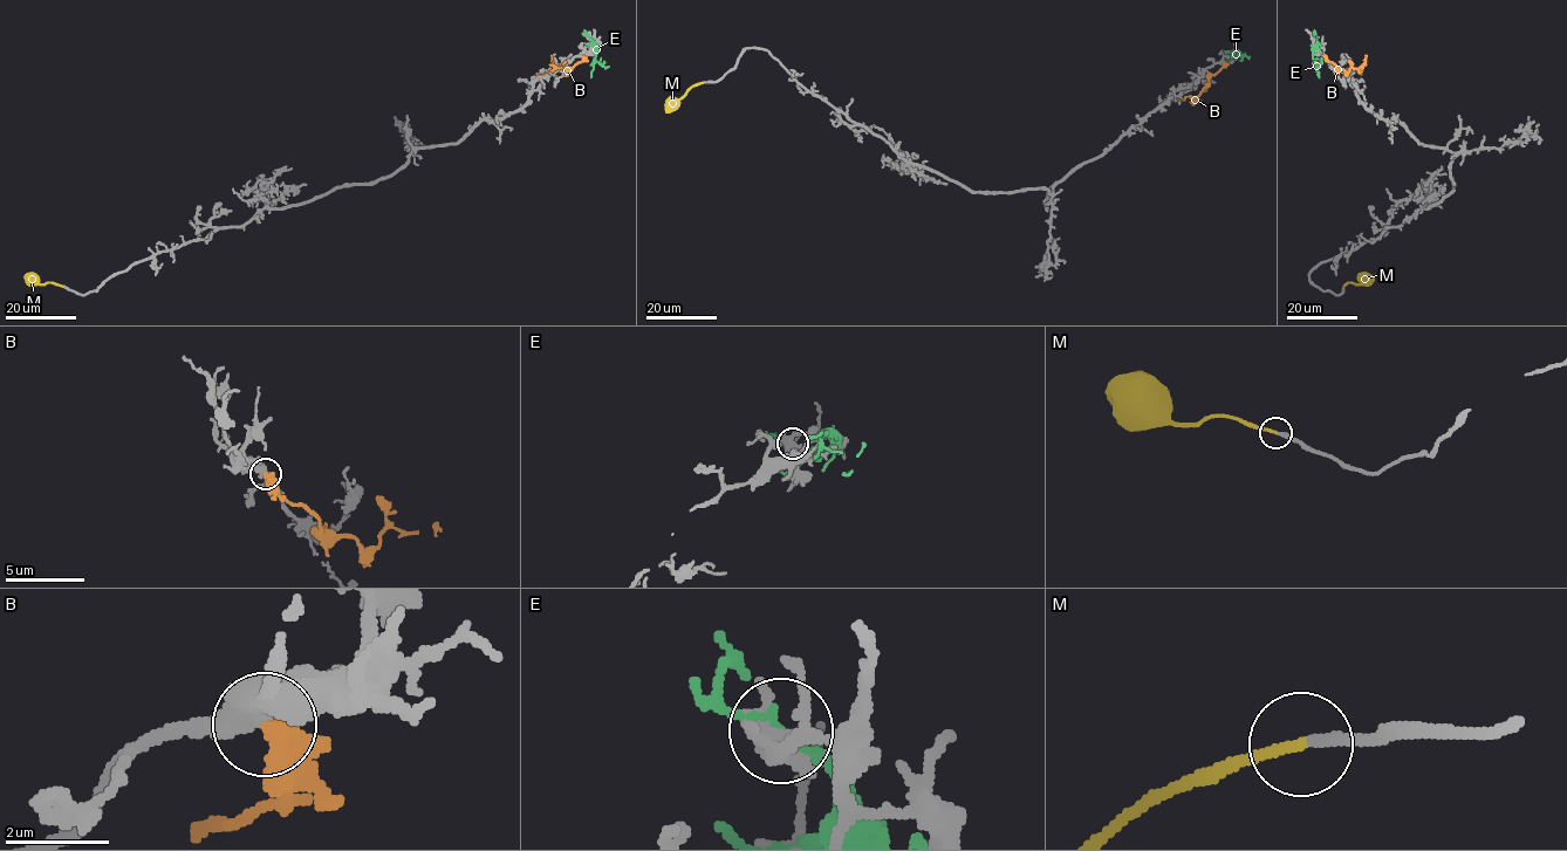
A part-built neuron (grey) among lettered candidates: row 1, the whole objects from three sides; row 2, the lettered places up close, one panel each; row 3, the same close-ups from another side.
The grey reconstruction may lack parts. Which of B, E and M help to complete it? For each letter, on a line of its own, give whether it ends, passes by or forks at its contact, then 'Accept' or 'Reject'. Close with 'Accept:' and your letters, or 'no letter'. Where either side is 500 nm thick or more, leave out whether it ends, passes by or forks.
B: Reject
E: Reject
M: It ends there. Accept
Accept: M

